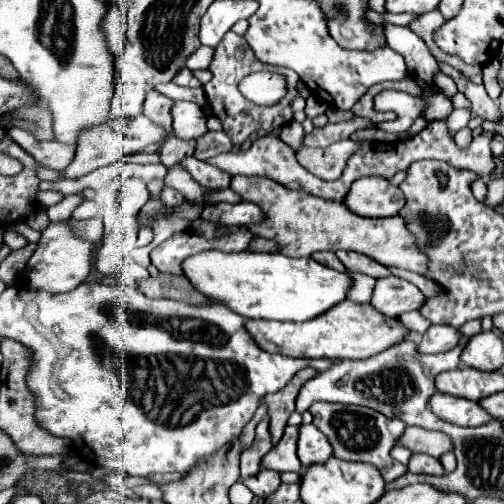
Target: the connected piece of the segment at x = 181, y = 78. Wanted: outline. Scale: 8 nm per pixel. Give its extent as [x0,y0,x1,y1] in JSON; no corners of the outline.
[172,69,202,89]

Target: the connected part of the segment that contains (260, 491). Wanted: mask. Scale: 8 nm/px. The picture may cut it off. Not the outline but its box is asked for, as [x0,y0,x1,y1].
[240,469,281,497]

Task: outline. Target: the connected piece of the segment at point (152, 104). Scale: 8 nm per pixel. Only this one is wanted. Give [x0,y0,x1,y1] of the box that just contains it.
[144,91,174,141]

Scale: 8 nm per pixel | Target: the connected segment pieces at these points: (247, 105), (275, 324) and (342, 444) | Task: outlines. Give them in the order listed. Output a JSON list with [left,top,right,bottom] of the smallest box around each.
[[204,31,298,145],[246,301,408,359],[308,401,406,483]]

